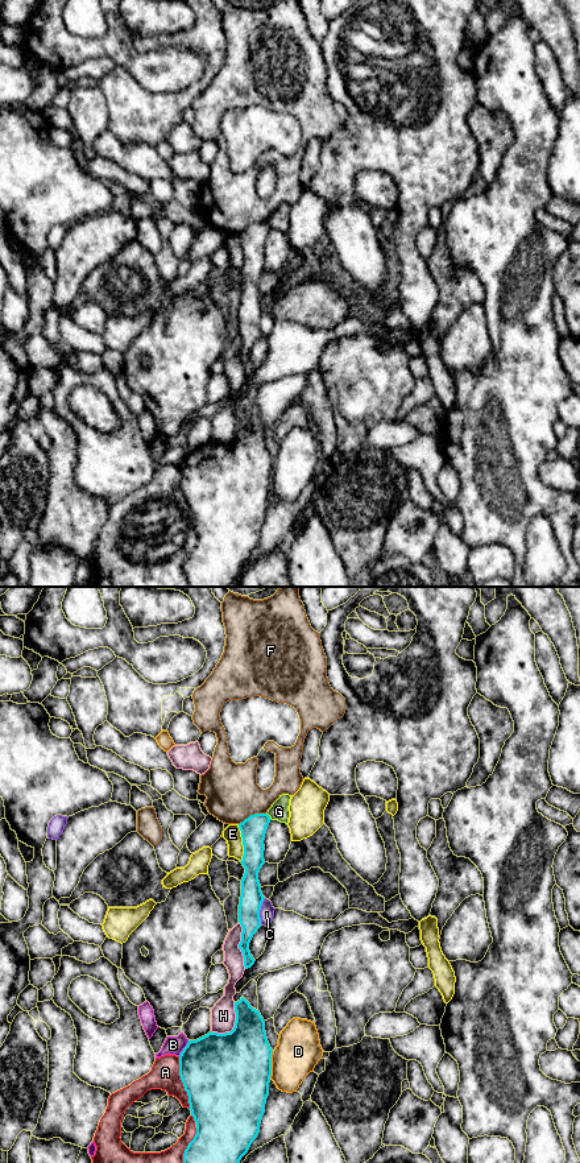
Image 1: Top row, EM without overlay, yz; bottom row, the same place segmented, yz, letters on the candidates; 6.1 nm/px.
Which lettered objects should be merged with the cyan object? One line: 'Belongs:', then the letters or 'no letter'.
Belongs: no letter

